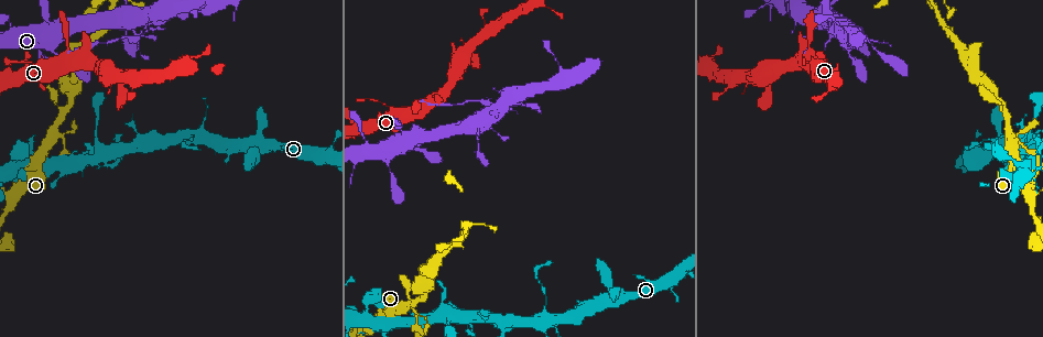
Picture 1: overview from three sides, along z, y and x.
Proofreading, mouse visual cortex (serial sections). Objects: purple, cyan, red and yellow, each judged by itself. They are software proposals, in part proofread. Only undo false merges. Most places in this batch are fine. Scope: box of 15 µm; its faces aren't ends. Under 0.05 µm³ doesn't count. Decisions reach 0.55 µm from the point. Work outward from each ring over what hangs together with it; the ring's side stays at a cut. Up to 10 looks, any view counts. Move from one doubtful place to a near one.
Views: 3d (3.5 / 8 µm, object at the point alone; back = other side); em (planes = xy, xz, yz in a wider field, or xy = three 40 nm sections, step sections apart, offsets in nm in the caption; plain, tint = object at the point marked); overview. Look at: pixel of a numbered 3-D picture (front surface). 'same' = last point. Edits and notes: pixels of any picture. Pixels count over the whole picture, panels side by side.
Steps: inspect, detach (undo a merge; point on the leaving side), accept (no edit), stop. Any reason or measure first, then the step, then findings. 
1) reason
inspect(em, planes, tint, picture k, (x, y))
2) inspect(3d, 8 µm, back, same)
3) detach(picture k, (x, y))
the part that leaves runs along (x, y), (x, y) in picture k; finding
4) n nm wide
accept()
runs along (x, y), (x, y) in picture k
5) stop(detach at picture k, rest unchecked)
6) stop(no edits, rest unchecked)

sharp bend
inspect(3d, 8 µm, picture 1, (9, 72))

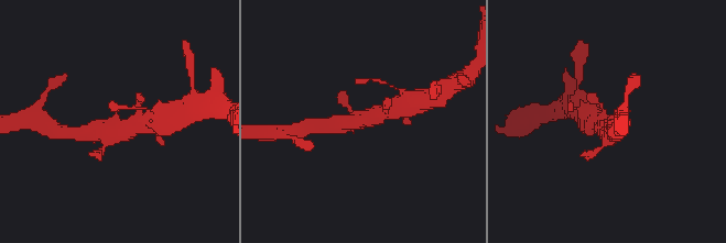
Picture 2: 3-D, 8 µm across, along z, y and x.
inspect(3d, 3.5 µm, picture 2, (365, 119))

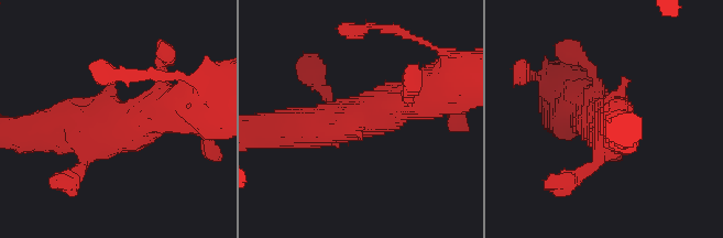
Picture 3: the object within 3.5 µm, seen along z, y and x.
4 arms; arms of 250, 450, 500, 600 nm
inspect(em, planes, tint, picture 3, (354, 121))

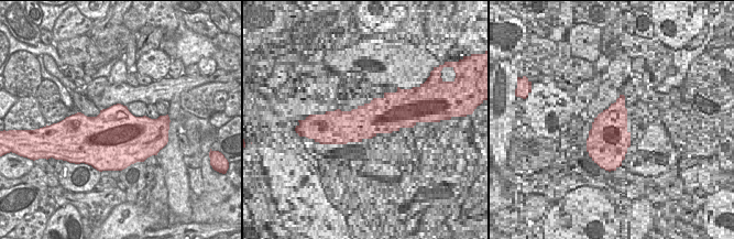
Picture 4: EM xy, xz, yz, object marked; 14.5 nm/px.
accept()
runs along (408, 103), (361, 117), (361, 139) in picture 3; continuous, no second cell

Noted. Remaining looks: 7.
sudden change in width
inspect(3d, 8 µm, picture 1, (149, 29))

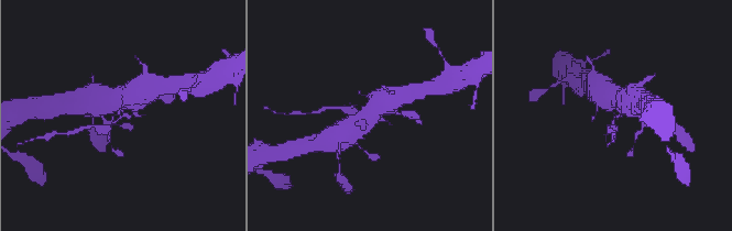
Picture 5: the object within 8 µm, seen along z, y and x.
inspect(3d, 3.5 µm, picture 5, (124, 115))

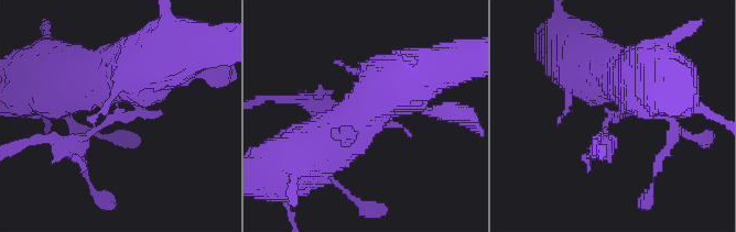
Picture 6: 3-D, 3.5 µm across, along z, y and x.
now the EM
inspect(em, planes, tint, picture 6, (610, 115))

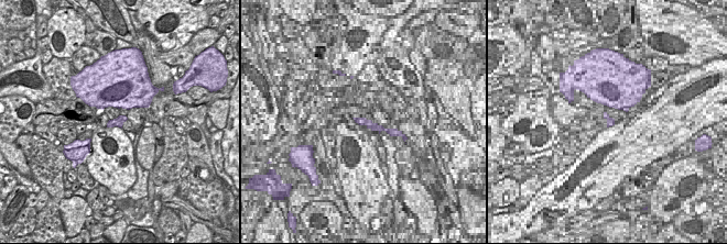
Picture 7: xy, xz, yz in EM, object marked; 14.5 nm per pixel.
140 nm wide
detach(picture 6, (327, 106))
the part that leaves runs along (119, 110), (75, 143), (24, 140) in picture 6; two cells meet here

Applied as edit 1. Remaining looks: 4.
redraw
inspect(overview)

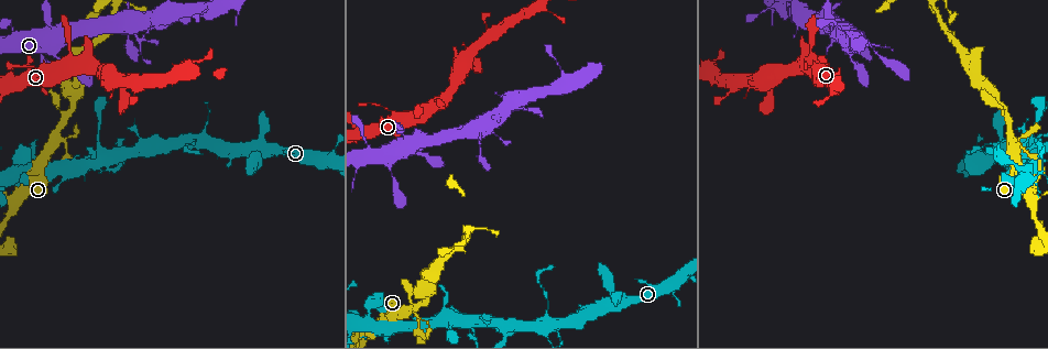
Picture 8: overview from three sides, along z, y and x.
narrows sharply
inspect(3d, 3.5 µm, picture 8, (417, 328))

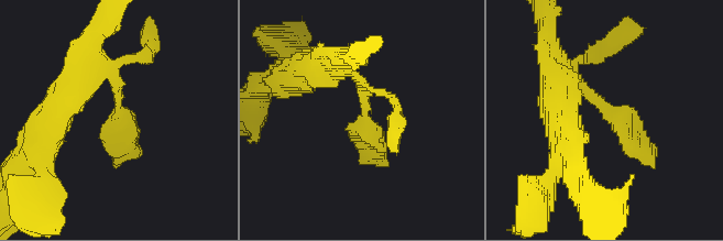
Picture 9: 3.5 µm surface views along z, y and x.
now the EM
inspect(em, xy, step 5, tint, picture 9, (606, 110))

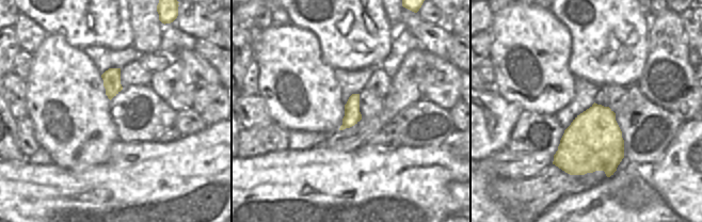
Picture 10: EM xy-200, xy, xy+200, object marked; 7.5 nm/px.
inspect(em, xy, step 3, tint, same)

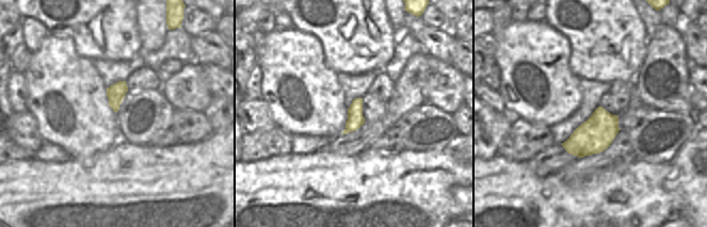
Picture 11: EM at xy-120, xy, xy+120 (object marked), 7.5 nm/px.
130 nm wide
accept()
runs along (558, 65), (617, 116), (650, 164) in picture 9; one cell here

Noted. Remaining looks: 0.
stop(detach at picture 6, rest unchecked)

